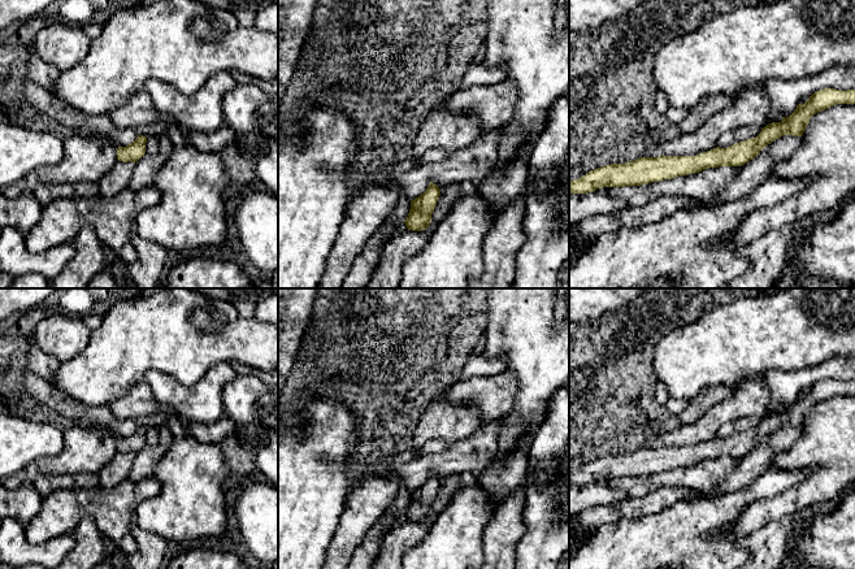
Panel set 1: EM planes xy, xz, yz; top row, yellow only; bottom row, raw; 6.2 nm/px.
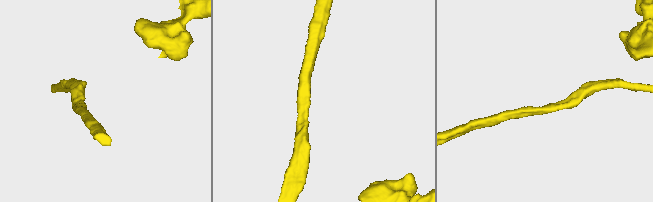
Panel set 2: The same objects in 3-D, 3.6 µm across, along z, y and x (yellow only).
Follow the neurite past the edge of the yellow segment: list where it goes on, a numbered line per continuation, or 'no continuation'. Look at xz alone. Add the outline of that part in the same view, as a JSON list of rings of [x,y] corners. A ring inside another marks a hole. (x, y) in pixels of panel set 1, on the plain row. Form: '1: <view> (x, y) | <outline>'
no continuation

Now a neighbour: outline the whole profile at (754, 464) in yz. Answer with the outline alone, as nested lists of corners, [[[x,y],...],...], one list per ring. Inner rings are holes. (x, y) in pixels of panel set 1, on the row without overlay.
[[[789,425],[773,431],[756,448],[741,457],[716,494],[734,492],[755,482],[771,469],[773,457],[790,449],[800,436],[802,427]]]

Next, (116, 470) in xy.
[[[117,452],[116,456],[96,473],[100,486],[113,487],[126,479],[134,457],[135,453],[133,452]]]

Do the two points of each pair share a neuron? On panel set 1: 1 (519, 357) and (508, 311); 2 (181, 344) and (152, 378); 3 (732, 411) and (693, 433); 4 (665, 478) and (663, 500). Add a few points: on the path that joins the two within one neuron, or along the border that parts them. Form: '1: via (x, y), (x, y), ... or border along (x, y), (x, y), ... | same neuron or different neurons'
1: via (519, 346), (519, 322) | same neuron
2: border along (143, 376), (151, 369), (157, 369), (185, 385) | different neurons
3: via (723, 413), (716, 416), (702, 430) | same neuron
4: border along (691, 489), (660, 486), (636, 498) | different neurons

